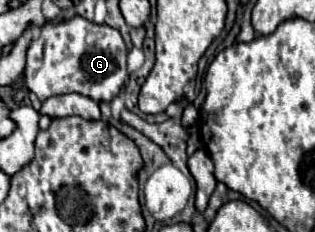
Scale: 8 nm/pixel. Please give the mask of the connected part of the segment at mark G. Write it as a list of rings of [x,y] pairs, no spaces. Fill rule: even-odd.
[[[73,16],[67,22],[47,22],[27,50],[25,84],[43,102],[49,96],[79,92],[97,102],[113,100],[127,78],[127,48],[121,34],[87,18]]]

